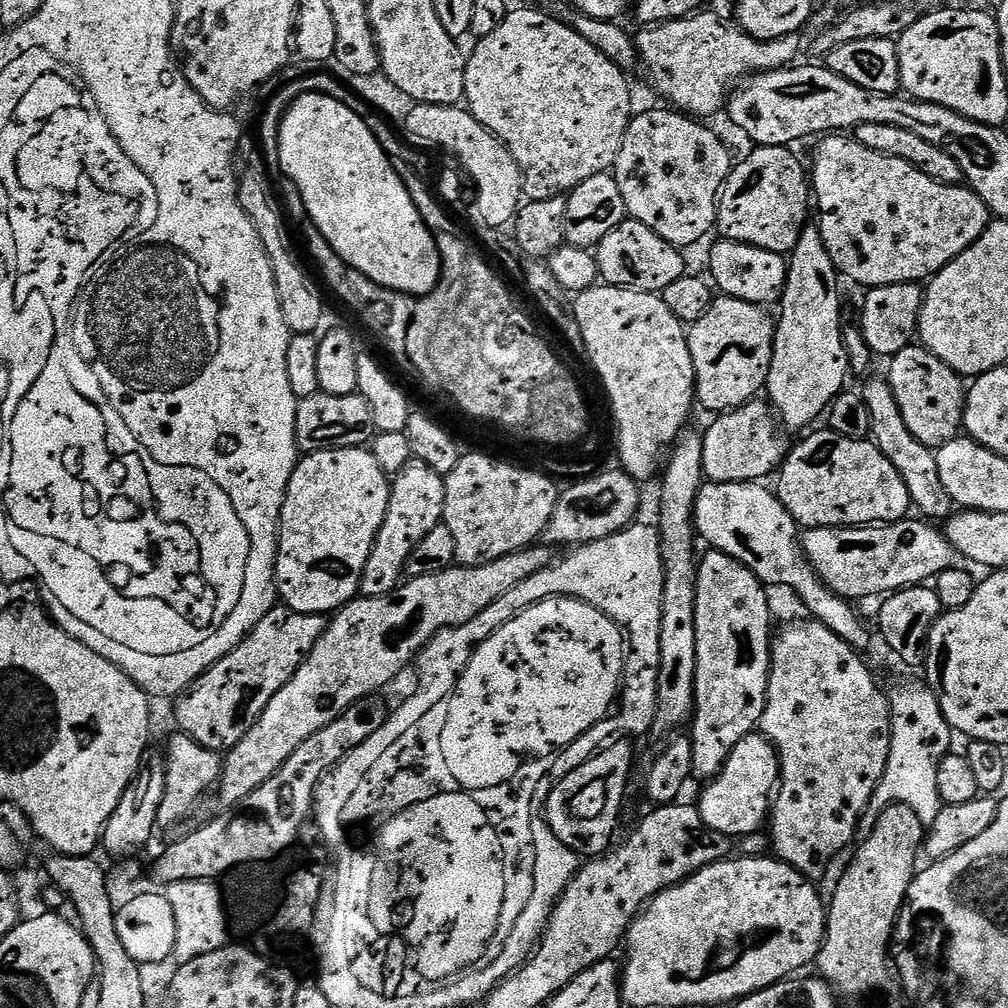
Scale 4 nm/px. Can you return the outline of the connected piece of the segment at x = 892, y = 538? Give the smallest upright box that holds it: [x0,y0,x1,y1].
[802,518,958,602]

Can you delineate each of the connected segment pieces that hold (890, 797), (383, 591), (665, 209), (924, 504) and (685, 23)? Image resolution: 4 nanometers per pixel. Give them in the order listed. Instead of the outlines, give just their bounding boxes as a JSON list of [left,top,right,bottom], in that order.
[[858,683,954,837],[359,459,446,598],[614,108,734,250],[862,379,954,522],[635,10,804,118]]

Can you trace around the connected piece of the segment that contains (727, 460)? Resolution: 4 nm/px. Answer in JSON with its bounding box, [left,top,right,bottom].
[703,399,786,484]

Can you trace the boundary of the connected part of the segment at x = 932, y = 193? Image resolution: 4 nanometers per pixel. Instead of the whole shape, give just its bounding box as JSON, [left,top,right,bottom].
[810,134,988,290]

